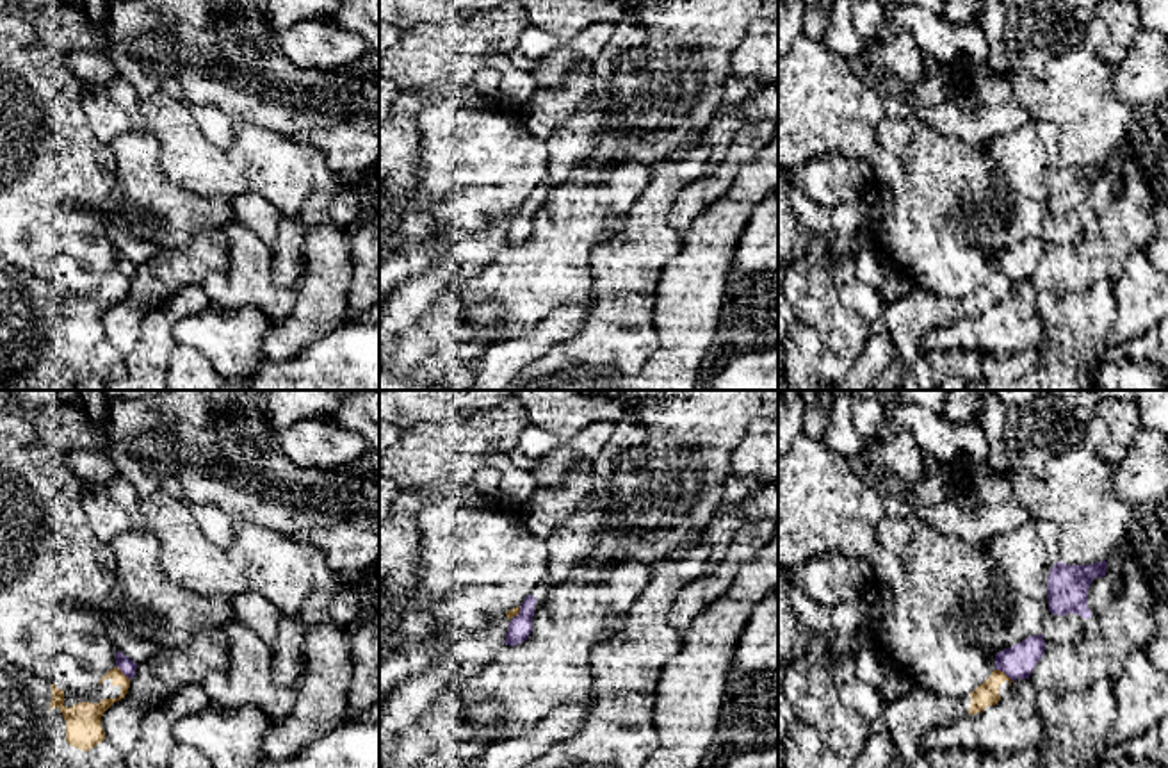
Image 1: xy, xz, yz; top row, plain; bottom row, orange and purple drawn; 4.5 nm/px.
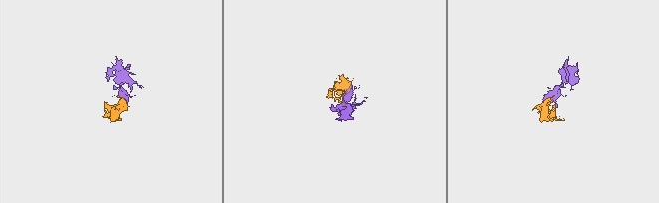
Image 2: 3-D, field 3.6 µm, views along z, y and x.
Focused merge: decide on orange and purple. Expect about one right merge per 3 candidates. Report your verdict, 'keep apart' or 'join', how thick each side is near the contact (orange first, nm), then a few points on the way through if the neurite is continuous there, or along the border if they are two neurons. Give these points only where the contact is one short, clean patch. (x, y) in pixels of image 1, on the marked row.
keep apart; calibres 110 and 150 nm; border yz (996, 669), (1012, 681)

